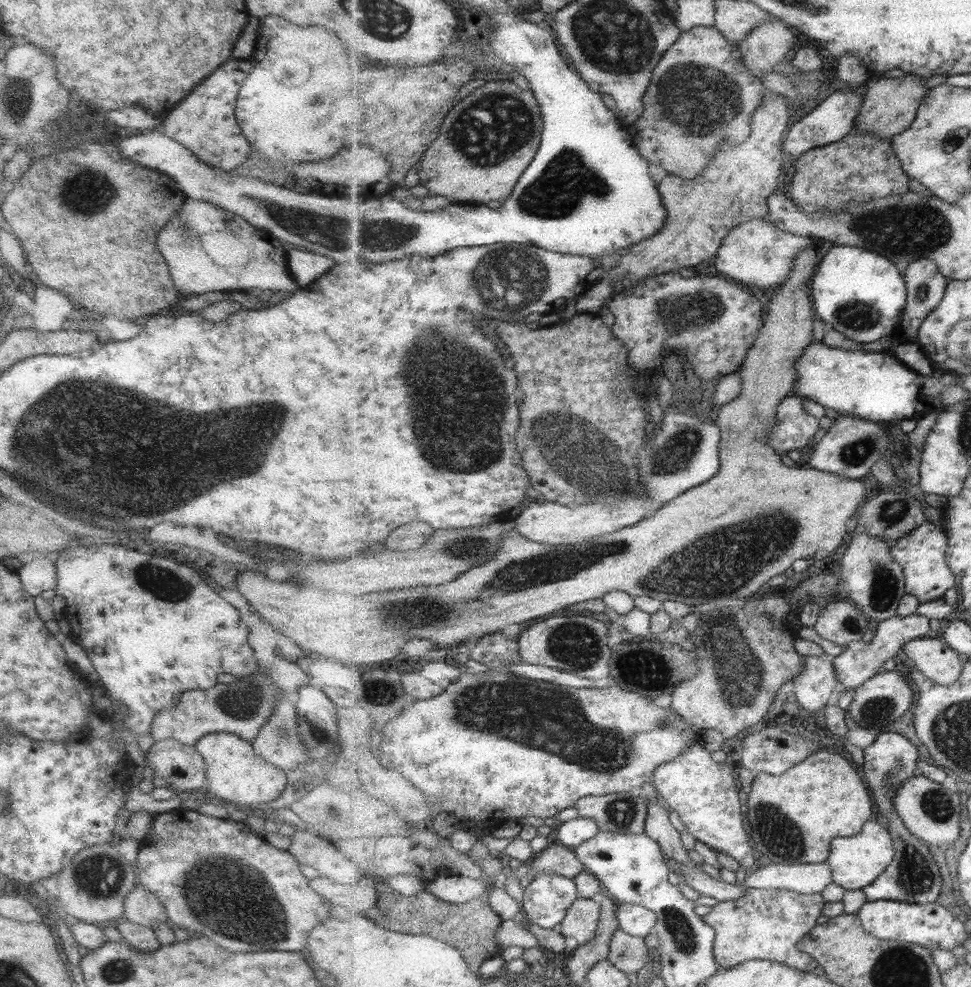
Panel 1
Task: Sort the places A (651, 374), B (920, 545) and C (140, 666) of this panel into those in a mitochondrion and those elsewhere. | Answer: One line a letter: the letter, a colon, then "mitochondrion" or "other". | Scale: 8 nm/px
A: other
B: other
C: other

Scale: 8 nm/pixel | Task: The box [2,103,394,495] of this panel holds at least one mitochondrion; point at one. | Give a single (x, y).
(89, 189)

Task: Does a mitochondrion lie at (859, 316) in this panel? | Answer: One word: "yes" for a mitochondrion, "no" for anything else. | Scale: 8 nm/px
yes

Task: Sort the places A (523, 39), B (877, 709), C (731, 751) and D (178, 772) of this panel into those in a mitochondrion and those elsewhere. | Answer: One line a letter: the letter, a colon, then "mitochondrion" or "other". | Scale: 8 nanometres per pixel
A: other
B: mitochondrion
C: other
D: other

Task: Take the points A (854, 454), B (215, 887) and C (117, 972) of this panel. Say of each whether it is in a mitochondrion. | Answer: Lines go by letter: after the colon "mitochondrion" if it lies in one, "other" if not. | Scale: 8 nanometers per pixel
A: mitochondrion
B: mitochondrion
C: mitochondrion

